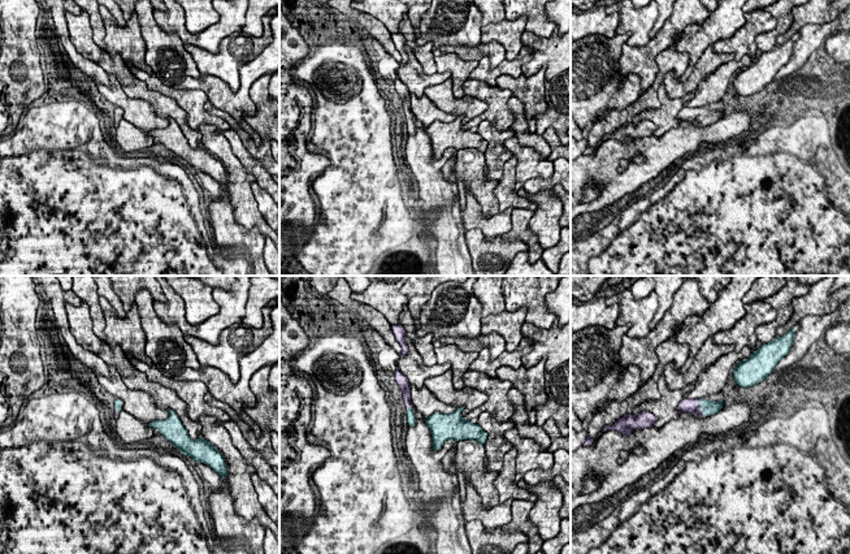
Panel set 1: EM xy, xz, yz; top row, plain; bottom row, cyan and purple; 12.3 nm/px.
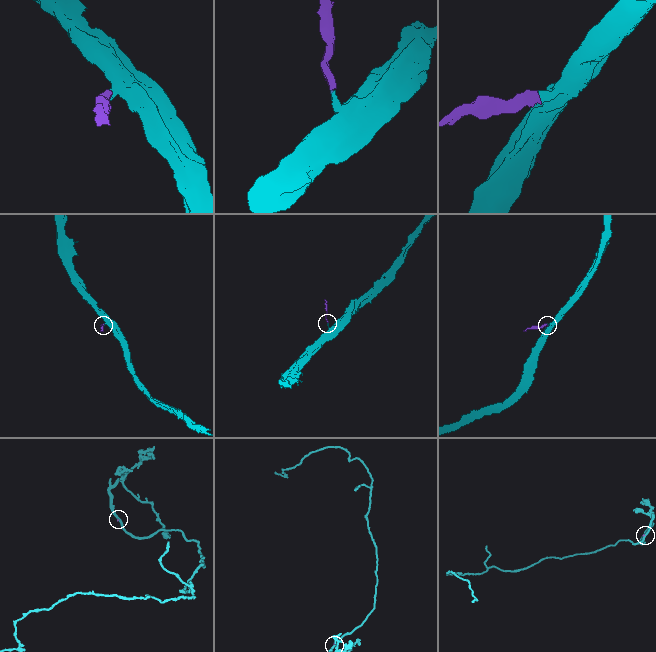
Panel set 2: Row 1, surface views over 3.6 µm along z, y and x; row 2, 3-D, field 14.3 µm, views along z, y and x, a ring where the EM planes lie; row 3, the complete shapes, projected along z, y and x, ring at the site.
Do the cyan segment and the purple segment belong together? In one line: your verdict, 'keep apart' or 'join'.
join

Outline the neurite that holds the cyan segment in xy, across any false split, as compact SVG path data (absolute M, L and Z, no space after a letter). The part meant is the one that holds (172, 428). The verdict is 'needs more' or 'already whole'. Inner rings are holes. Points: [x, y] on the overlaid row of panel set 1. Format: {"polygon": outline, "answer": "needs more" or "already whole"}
{"polygon": "M166 410L169 416L165 420L153 420L148 425L157 429L160 434L172 442L182 454L191 456L211 467L222 477L227 476L226 463L222 454L203 437L192 440L173 410Z", "answer": "already whole"}

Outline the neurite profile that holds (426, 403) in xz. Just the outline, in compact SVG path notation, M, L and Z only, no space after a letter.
M411 385L411 401L426 419L434 412L451 414L457 410L457 407L439 401L425 385L421 389Z

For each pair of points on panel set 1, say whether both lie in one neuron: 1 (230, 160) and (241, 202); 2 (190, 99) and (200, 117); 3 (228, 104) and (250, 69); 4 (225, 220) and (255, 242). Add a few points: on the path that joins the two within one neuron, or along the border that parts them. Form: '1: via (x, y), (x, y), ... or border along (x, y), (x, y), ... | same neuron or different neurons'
1: via (234, 171), (239, 180), (239, 191) | same neuron
2: via (193, 103), (196, 113) | same neuron
3: via (237, 96), (243, 90), (247, 78) | same neuron
4: via (233, 228), (242, 237), (247, 237) | same neuron

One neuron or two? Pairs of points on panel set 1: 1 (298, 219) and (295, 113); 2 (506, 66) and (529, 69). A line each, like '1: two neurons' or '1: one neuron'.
1: one neuron
2: two neurons

